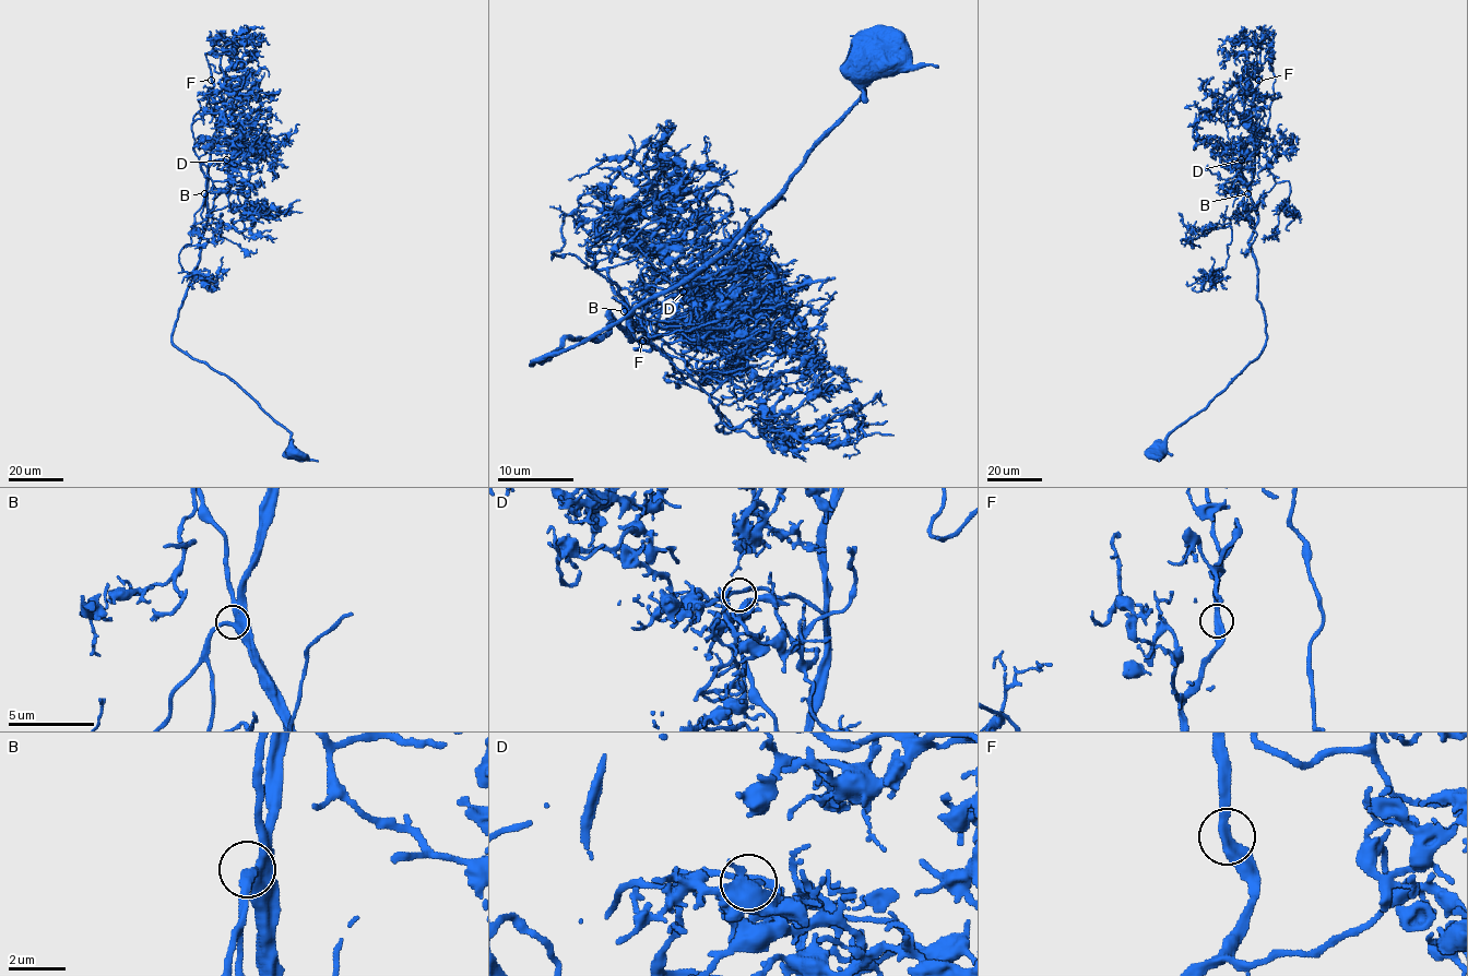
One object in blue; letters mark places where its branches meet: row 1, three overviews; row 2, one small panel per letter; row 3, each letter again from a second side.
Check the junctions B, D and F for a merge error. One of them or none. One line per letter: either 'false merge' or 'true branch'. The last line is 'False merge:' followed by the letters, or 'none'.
B: true branch
D: true branch
F: true branch
False merge: none

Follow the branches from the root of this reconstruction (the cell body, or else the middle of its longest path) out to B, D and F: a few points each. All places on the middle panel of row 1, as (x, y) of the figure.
B: (866, 58), (863, 94), (722, 252), (532, 362), (566, 337), (606, 334), (610, 314), (631, 340), (624, 311)
D: (866, 58), (863, 94), (722, 252), (532, 362), (610, 314), (631, 340), (629, 317), (642, 330), (683, 292)
F: (866, 58), (863, 94), (722, 252), (532, 362), (610, 314), (642, 342)

